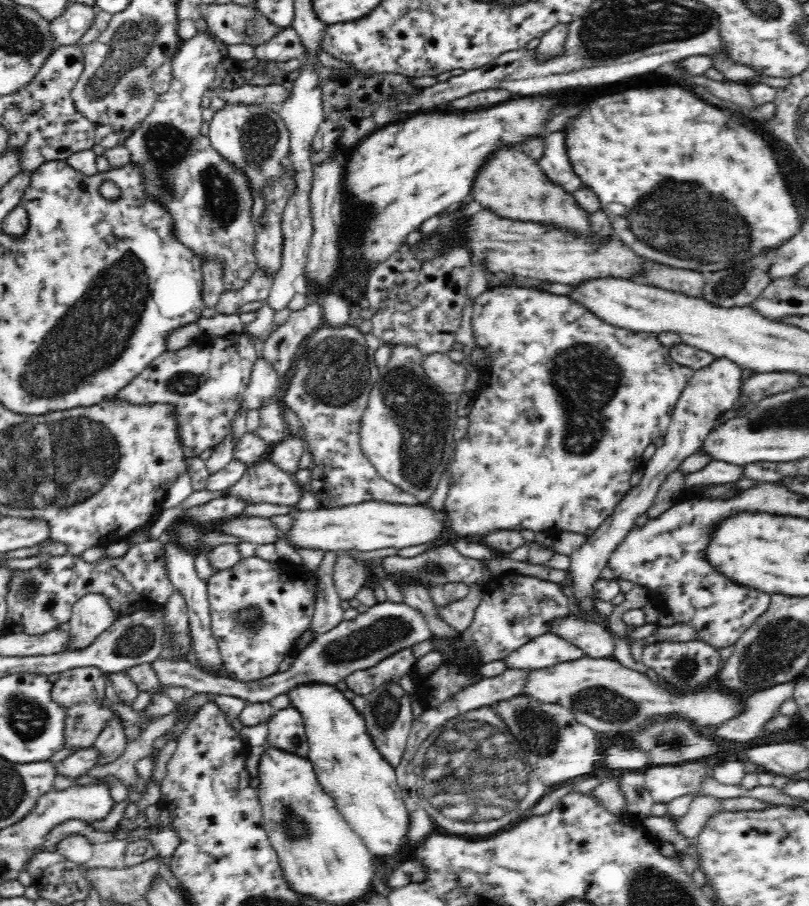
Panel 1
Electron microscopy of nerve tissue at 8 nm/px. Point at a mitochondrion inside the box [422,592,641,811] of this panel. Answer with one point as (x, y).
(538, 730)

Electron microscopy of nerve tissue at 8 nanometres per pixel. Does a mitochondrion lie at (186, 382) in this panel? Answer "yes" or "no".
yes

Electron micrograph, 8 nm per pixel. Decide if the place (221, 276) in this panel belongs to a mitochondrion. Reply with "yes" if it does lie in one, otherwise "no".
no

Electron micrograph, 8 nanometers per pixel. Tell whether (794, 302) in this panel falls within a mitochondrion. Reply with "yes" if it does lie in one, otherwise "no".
no

